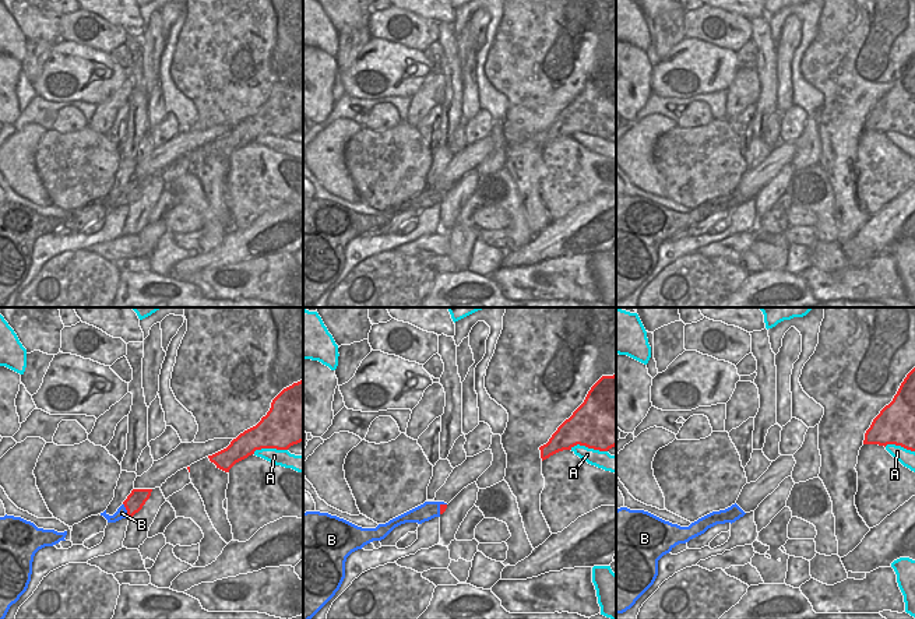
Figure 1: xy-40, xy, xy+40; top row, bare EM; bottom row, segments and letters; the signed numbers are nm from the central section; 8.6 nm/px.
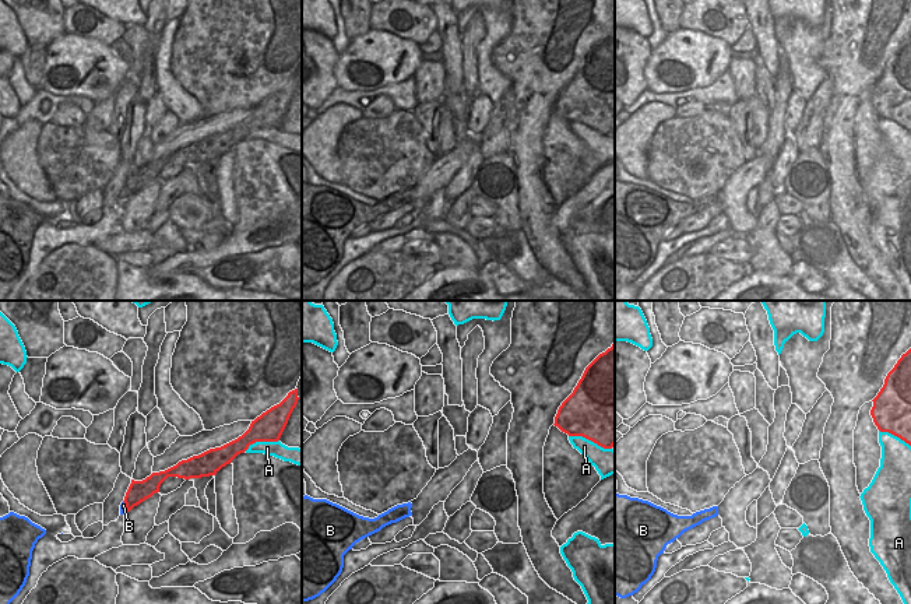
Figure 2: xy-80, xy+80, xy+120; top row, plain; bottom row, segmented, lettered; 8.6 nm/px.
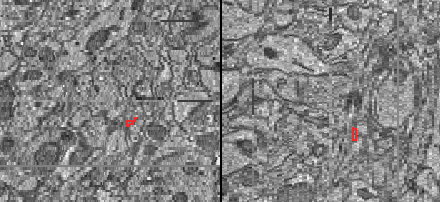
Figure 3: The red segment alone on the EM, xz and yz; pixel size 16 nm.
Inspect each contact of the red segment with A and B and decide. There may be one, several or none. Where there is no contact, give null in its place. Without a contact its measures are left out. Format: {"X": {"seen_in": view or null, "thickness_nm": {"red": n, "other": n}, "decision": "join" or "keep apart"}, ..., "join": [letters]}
{"A": {"seen_in": "xy", "thickness_nm": {"red": 480, "other": 150}, "decision": "keep apart"}, "B": {"seen_in": "xy-40", "thickness_nm": {"red": 160, "other": 100}, "decision": "join"}, "join": ["B"]}

